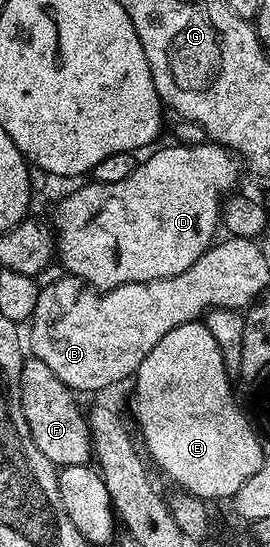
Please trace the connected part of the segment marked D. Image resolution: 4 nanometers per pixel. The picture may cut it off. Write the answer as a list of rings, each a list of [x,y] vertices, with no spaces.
[[[215,143],[203,144],[168,145],[157,153],[149,152],[149,157],[145,161],[143,158],[136,170],[119,183],[92,181],[66,194],[57,203],[51,221],[59,264],[71,276],[79,277],[97,291],[122,284],[164,280],[186,271],[217,240],[216,228],[219,230],[222,225],[222,202],[235,190],[232,188],[242,170],[232,150]]]

